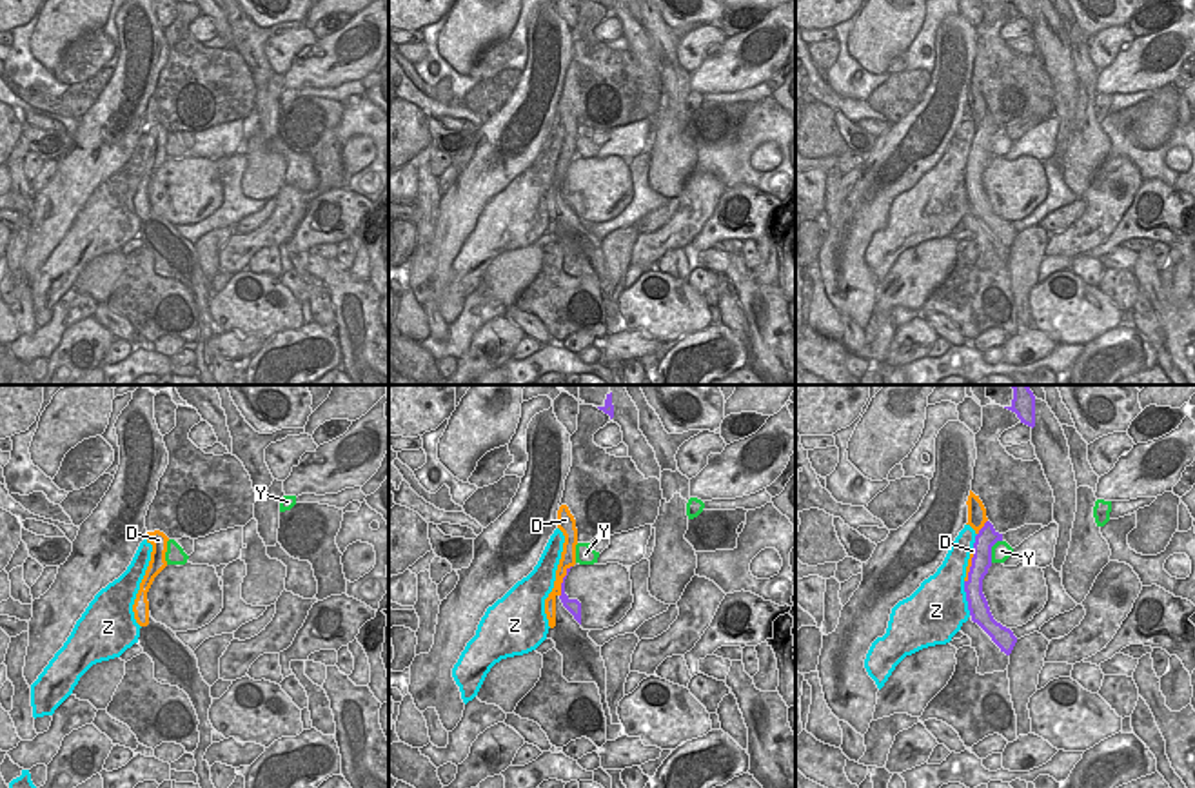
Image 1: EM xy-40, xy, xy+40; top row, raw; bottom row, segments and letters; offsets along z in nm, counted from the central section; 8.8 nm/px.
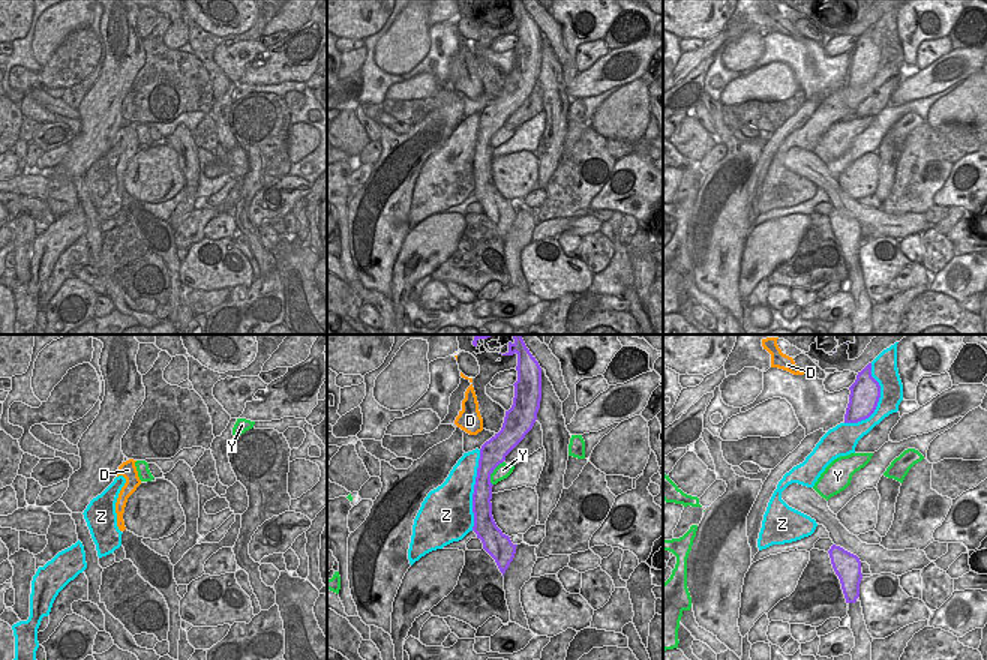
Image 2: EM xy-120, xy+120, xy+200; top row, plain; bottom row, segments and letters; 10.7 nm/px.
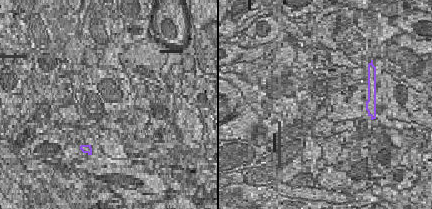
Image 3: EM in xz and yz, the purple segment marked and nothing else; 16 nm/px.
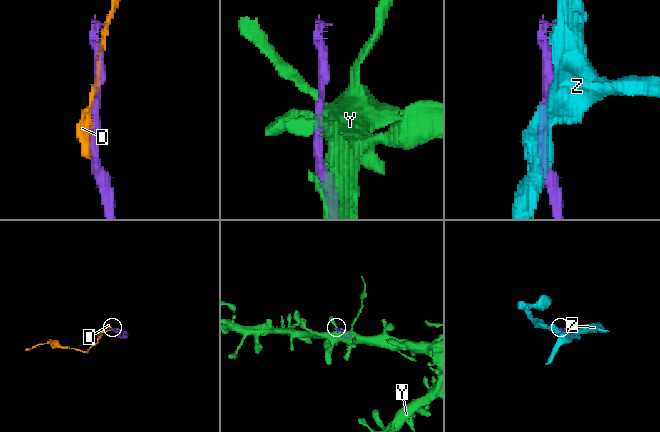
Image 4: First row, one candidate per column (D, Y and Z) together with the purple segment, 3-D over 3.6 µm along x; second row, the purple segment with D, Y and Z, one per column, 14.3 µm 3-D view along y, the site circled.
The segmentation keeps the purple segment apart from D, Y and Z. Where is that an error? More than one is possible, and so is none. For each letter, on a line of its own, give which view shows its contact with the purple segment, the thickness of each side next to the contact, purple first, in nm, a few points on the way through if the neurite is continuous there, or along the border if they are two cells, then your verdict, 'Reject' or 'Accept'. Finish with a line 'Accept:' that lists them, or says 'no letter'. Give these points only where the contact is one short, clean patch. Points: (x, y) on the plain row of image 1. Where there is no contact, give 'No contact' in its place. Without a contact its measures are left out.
D: Touches purple in xy. Thickness 130 nm (purple) against 130 nm. Reject
Y: Touches purple in xy+40. Thickness 180 nm (purple) against 180 nm. Reject
Z: Touches purple in xy+40. Thickness 190 nm (purple) against 480 nm. Reject
Accept: no letter.

